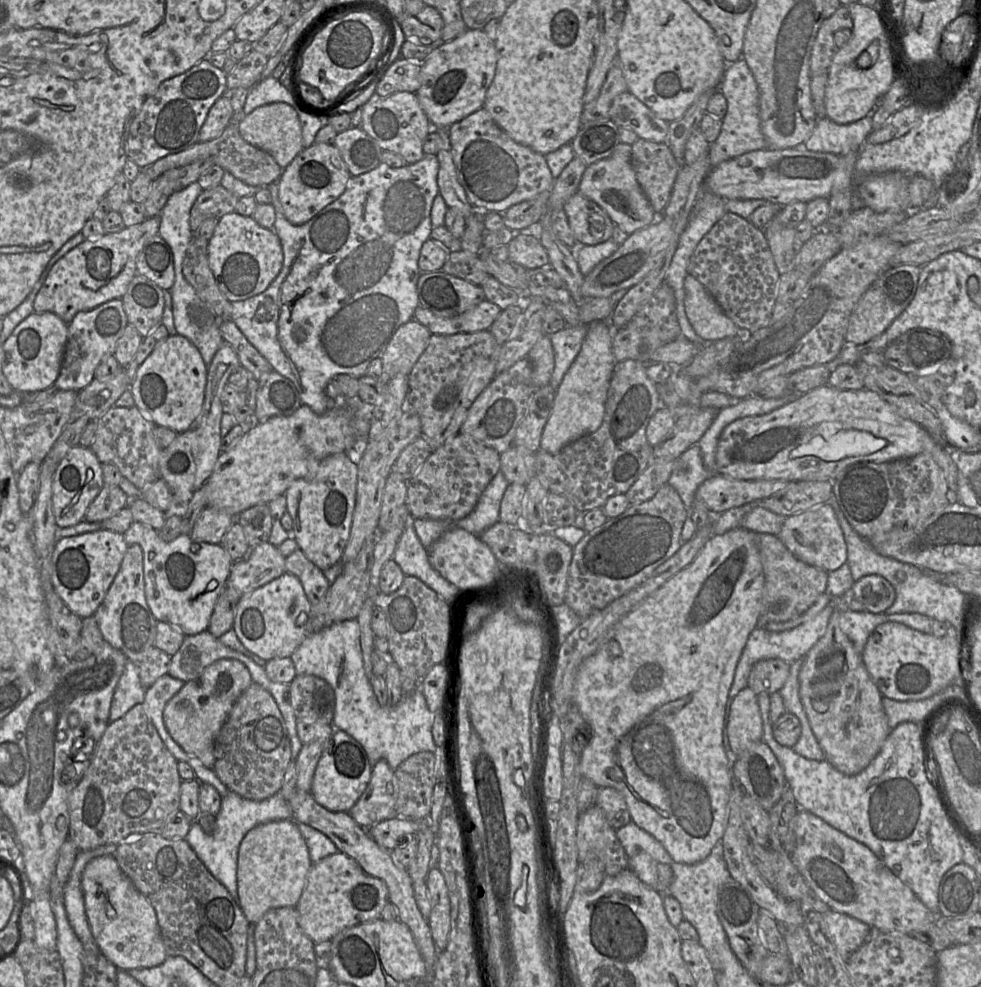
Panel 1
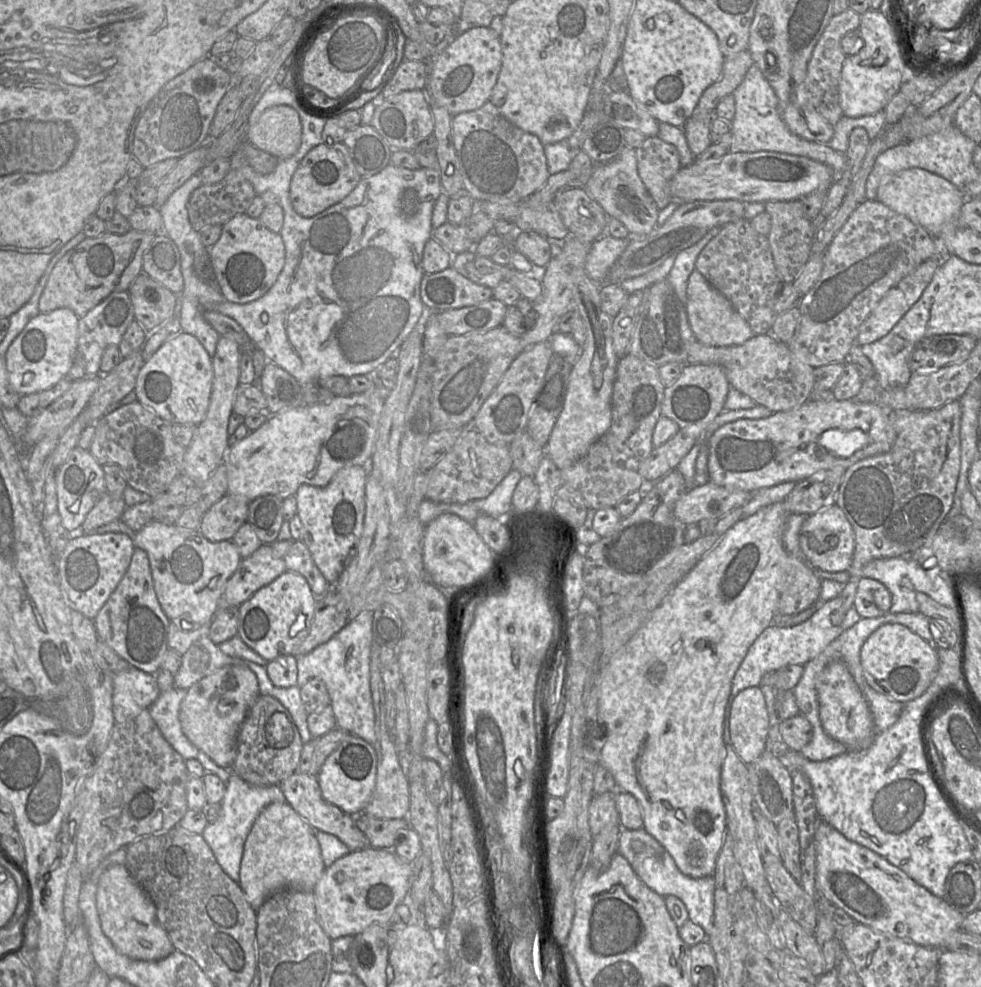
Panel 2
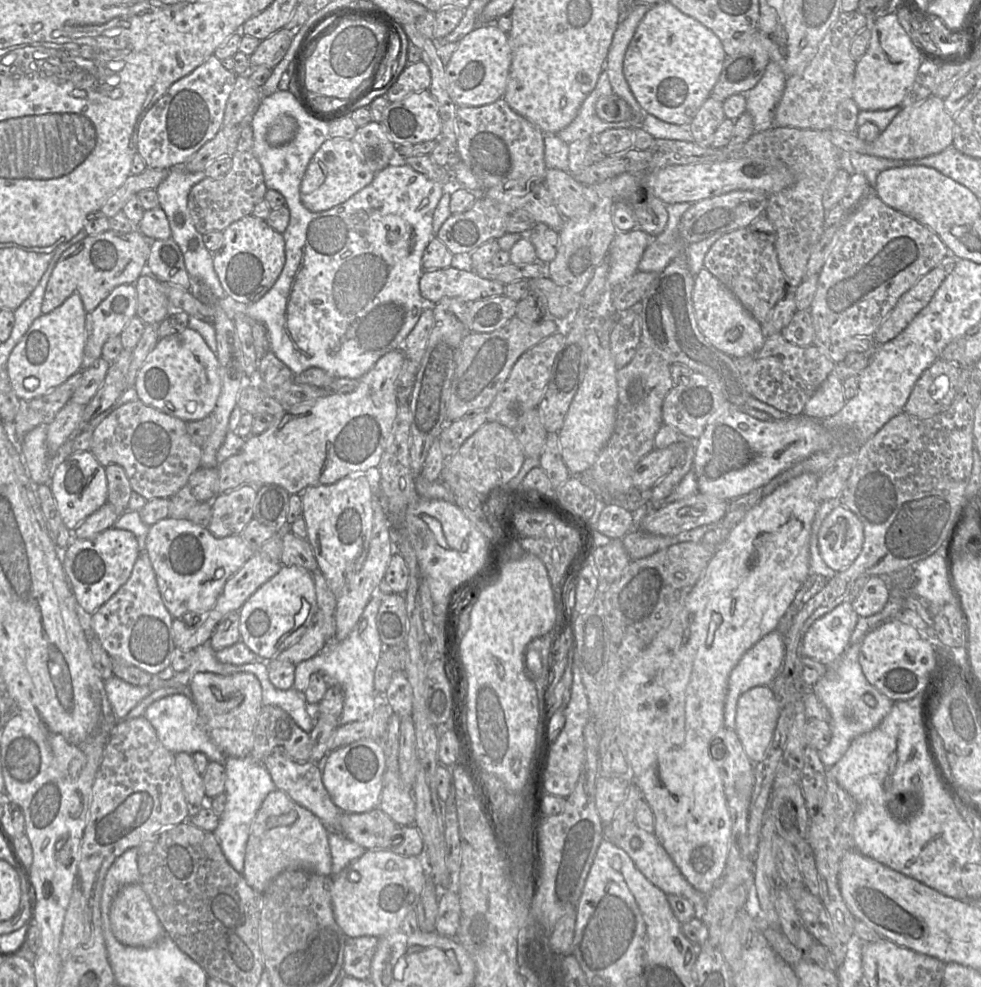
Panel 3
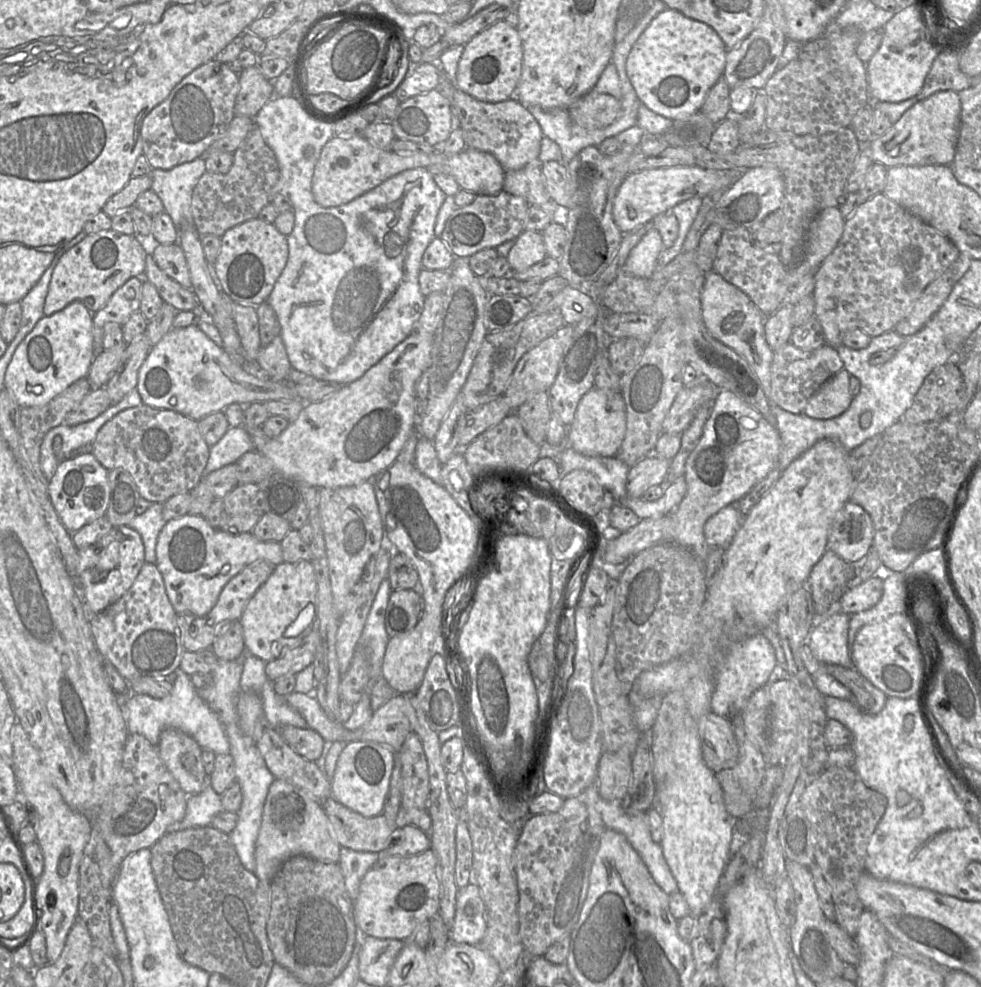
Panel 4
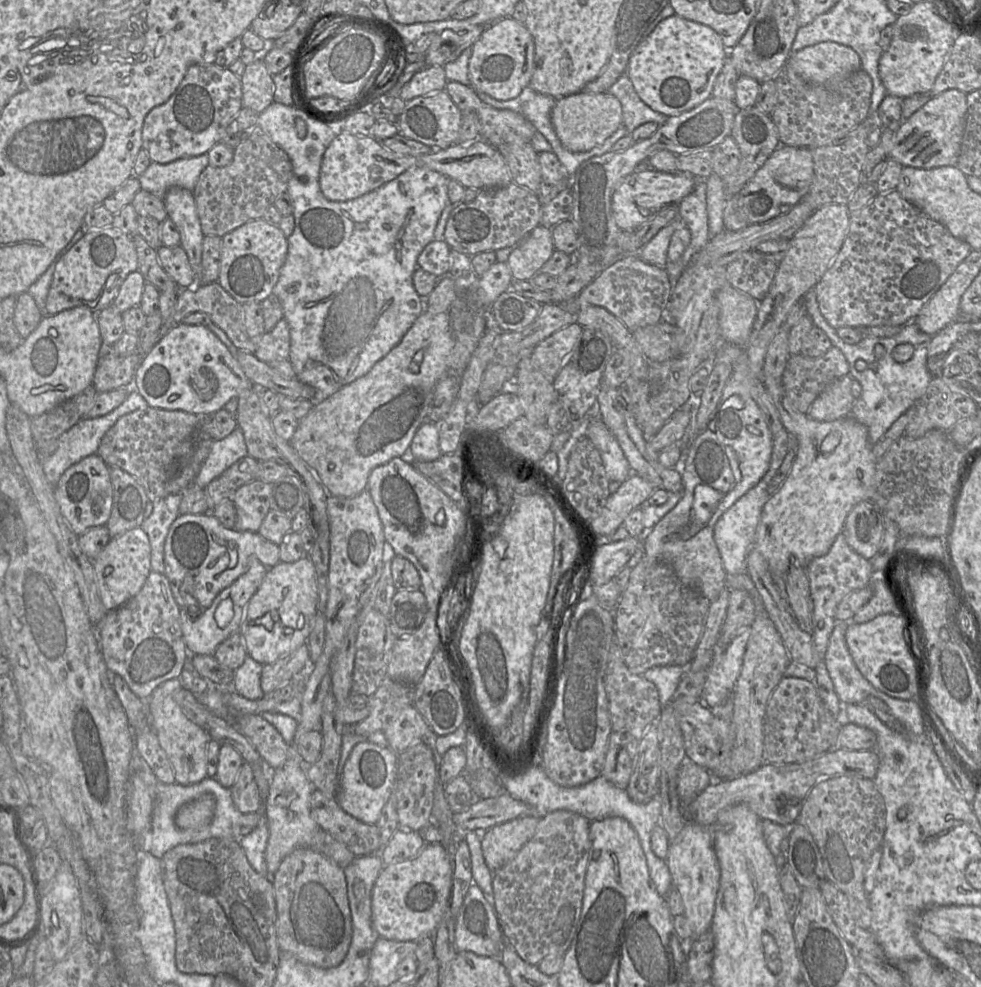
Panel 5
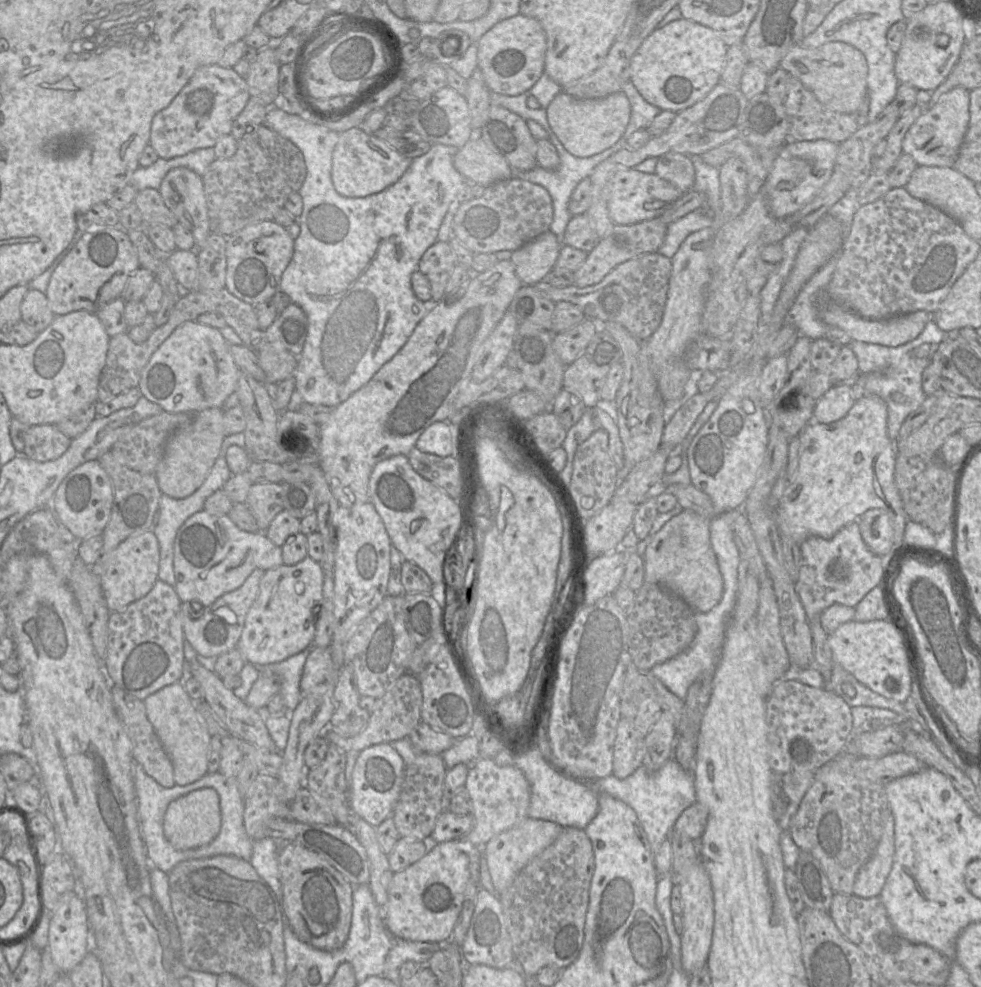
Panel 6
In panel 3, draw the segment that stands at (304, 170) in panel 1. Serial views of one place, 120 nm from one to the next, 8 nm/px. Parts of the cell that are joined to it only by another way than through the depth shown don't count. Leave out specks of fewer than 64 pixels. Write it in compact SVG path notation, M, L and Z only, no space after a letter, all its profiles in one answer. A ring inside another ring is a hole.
M328 138L310 160L300 184L300 199L311 212L322 212L339 205L369 185L374 173L356 154L352 141Z

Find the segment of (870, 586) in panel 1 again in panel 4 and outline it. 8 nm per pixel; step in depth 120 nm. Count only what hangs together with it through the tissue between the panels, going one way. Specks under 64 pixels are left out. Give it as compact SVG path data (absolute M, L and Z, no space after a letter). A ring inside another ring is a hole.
M875 576L856 586L848 586L840 599L840 610L852 615L873 607L882 597L883 586L884 581Z

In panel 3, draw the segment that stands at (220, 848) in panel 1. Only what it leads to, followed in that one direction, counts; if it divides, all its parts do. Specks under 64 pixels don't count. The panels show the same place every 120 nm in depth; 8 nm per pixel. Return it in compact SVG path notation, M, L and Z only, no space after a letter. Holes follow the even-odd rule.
M250 755L243 758L227 757L225 769L224 792L227 796L227 803L213 833L228 863L242 875L246 846L253 822L266 796L277 788L263 763L256 761Z

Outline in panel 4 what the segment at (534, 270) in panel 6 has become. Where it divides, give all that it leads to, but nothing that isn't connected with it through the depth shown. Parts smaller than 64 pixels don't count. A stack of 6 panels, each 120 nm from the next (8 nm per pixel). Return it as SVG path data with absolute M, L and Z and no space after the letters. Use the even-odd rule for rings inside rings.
M523 231L510 249L507 261L511 271L524 271L547 256L542 232Z

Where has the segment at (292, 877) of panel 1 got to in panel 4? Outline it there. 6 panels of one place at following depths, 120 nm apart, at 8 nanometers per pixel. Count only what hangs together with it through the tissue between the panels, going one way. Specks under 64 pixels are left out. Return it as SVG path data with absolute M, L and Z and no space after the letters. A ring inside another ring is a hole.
M274 779L263 807L262 822L255 845L254 874L270 883L283 862L294 855L306 855L326 863L338 863L340 845L333 835L322 803L291 783Z

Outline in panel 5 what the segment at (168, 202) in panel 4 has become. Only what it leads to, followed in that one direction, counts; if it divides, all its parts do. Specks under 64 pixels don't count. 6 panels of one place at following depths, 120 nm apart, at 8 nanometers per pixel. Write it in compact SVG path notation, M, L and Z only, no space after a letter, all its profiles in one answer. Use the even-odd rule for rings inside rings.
M208 154L177 159L161 164L151 161L148 168L138 176L141 189L163 200L168 189L180 187L194 190L201 172L209 165Z

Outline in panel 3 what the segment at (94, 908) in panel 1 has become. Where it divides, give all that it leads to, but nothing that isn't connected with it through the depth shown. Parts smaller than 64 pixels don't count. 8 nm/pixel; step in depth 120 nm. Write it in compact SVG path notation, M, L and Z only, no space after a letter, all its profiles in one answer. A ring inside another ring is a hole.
M127 884L110 907L110 923L116 939L131 947L152 947L168 935L139 884Z

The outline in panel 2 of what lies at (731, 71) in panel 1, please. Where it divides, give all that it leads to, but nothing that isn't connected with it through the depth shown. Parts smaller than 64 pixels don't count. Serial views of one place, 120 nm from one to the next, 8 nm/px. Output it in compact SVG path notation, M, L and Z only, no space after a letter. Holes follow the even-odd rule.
M755 63L748 69L743 81L731 95L735 100L735 115L730 122L732 134L730 153L768 151L802 156L825 164L836 175L846 168L845 153L838 152L826 144L803 139L788 129L779 115L778 98L774 90Z

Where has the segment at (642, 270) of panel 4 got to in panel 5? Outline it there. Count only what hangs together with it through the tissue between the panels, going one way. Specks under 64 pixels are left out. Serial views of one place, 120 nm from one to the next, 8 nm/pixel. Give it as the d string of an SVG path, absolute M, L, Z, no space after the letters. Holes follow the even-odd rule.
M676 217L672 222L663 227L637 254L643 261L665 267L668 261L668 248L673 233L686 227L686 223L680 217Z

